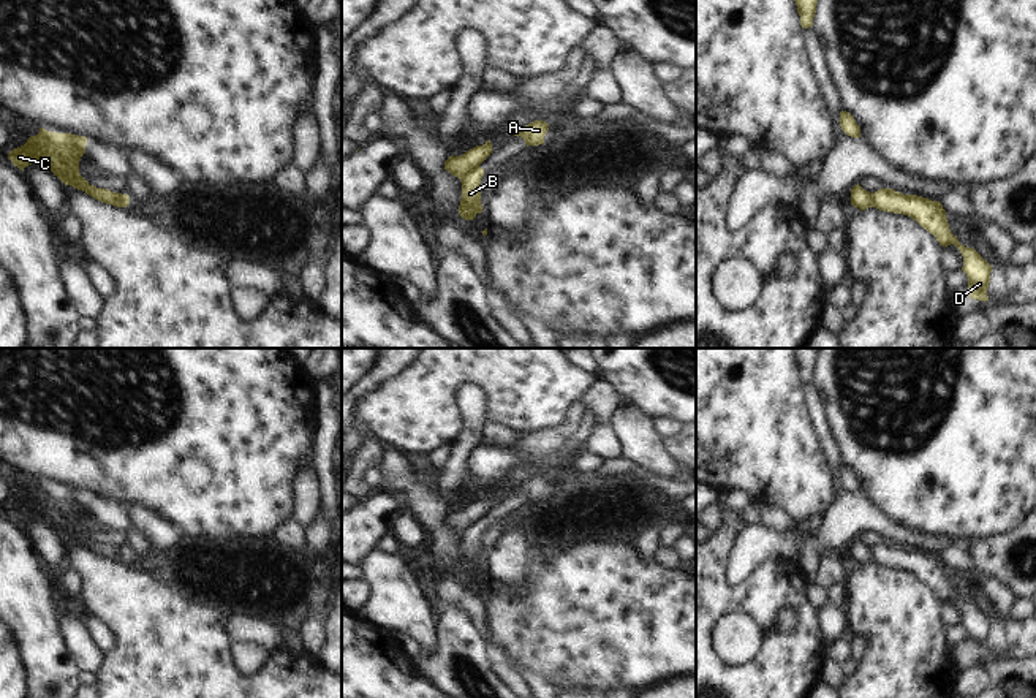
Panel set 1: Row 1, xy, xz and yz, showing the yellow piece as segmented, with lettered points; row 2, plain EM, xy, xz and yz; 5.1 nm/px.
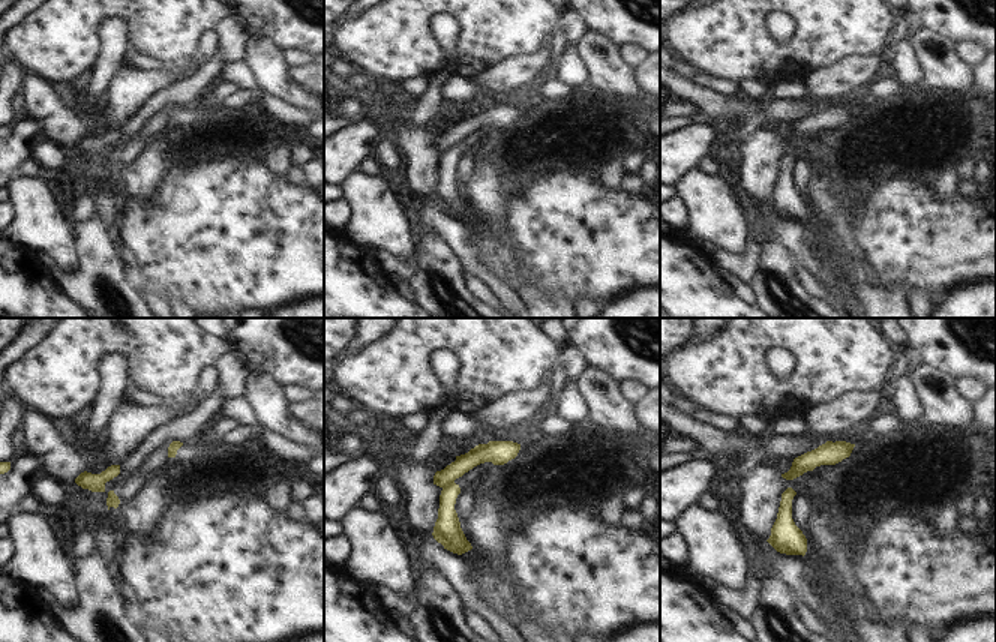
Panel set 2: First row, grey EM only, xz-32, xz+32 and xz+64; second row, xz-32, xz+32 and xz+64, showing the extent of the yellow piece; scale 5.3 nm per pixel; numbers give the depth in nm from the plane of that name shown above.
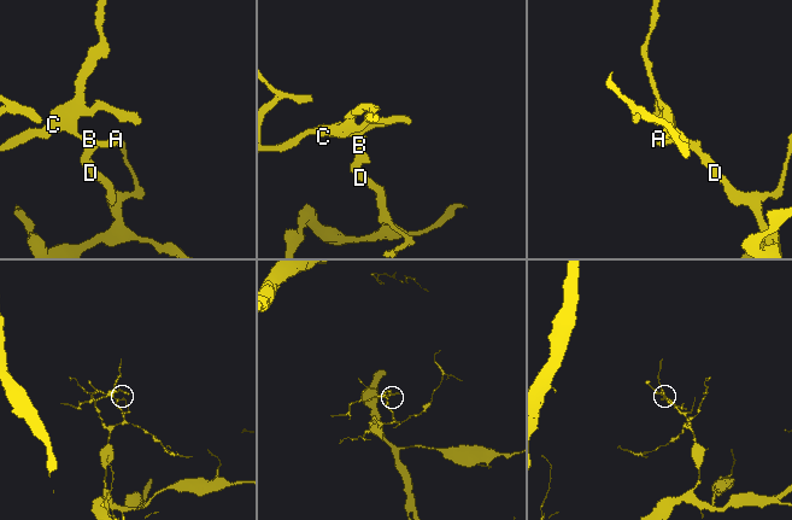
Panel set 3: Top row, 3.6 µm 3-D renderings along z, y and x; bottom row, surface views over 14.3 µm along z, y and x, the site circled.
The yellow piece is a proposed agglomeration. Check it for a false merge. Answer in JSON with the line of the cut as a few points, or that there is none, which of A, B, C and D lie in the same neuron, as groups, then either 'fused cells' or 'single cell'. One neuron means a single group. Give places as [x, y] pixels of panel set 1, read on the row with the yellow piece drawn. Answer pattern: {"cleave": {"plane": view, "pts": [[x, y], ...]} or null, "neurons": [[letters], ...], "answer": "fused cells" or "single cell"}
{"cleave": {"plane": "xz", "pts": [[478, 165], [461, 178]]}, "neurons": [["A", "C"], ["B", "D"]], "answer": "fused cells"}

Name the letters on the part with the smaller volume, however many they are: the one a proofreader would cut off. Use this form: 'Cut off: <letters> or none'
Cut off: A, C

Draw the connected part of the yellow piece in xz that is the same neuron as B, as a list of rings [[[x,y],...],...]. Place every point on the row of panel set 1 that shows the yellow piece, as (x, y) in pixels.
[[[476,166],[465,177],[462,177],[462,199],[459,206],[459,214],[465,220],[473,220],[478,214],[482,212],[481,204],[481,179],[484,169]]]

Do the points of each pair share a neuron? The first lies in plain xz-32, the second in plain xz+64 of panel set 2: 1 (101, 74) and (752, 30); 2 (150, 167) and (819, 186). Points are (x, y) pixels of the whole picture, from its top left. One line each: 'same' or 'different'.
1: different
2: same

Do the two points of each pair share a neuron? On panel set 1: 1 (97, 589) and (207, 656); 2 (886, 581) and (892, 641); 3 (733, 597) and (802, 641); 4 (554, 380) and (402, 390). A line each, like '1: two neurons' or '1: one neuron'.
1: one neuron
2: one neuron
3: one neuron
4: one neuron

